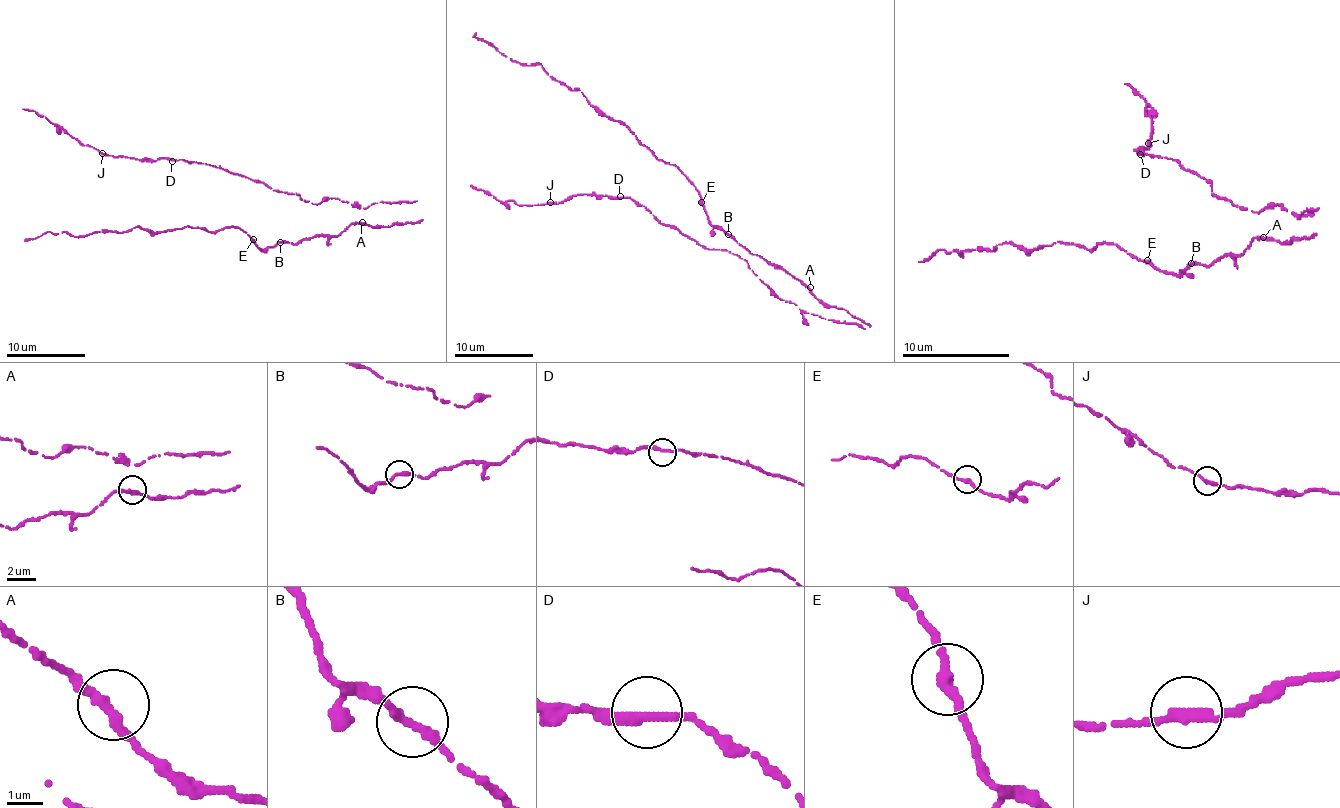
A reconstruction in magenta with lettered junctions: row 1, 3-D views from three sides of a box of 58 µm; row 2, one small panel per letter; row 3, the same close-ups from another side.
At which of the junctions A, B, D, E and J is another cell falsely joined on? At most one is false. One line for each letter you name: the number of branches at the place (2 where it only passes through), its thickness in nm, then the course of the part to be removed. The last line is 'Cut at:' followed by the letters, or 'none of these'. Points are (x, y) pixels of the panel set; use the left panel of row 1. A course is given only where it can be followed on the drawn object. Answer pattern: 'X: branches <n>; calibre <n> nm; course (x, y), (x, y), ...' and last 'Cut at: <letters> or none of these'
Cut at: none of these

